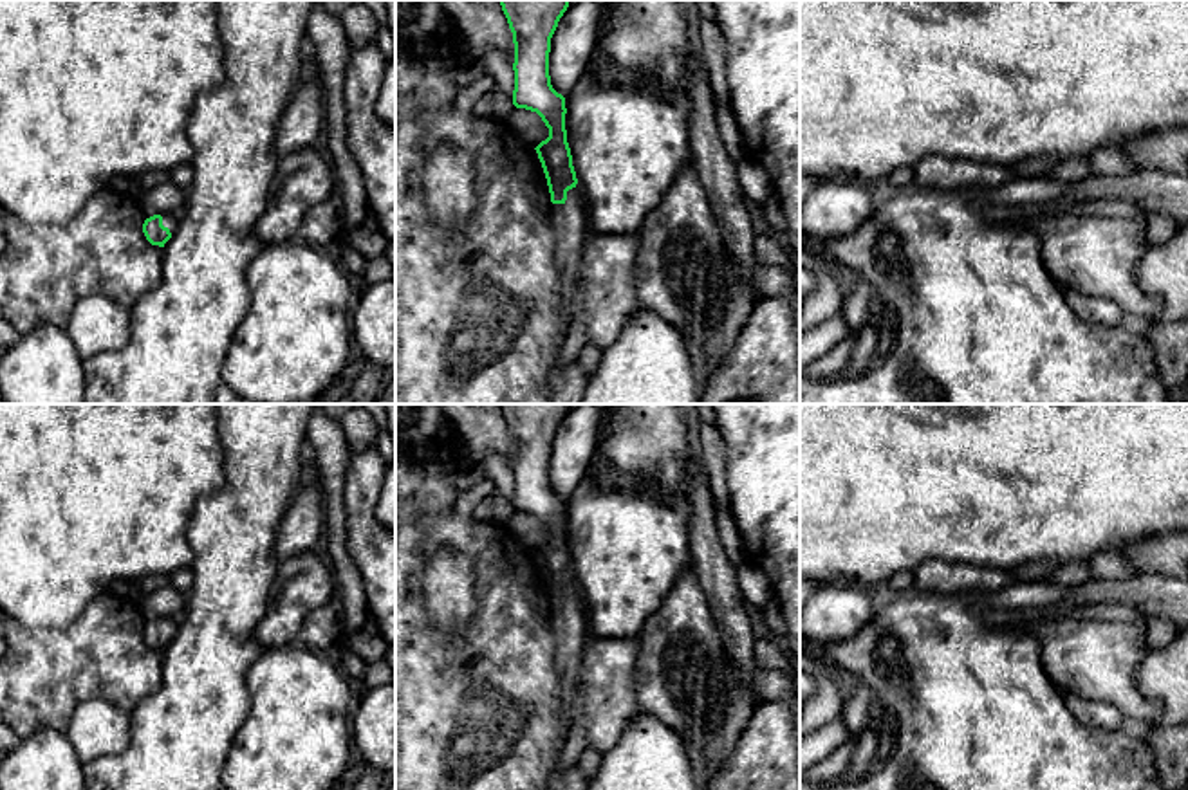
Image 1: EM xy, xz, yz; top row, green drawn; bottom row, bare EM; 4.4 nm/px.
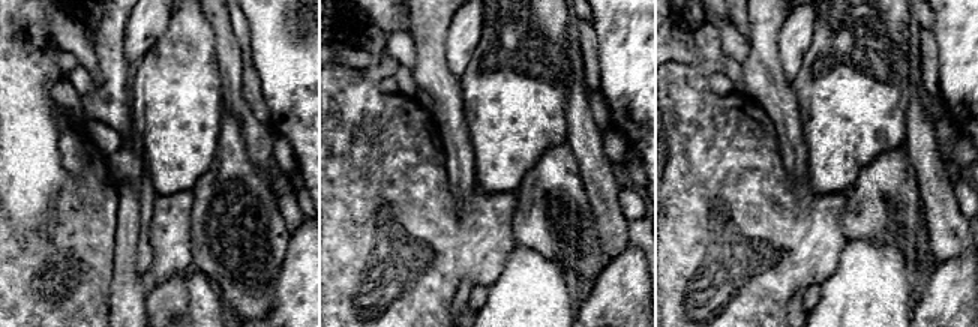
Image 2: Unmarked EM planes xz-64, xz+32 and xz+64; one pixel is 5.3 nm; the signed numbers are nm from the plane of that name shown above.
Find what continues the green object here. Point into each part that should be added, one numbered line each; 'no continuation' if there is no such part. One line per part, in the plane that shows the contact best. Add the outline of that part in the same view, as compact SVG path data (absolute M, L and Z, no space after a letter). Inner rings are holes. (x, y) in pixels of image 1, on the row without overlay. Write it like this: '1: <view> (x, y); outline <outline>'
1: xz (569, 623); outline M580 588L567 595L563 608L552 608L551 624L556 637L556 666L562 680L562 702L567 705L578 687L583 648L589 640Z

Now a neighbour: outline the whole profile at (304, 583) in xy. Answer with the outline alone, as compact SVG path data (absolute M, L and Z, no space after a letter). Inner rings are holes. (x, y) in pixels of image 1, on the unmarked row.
M314 550L283 559L255 640L265 649L296 644L307 615L334 599L330 566Z

